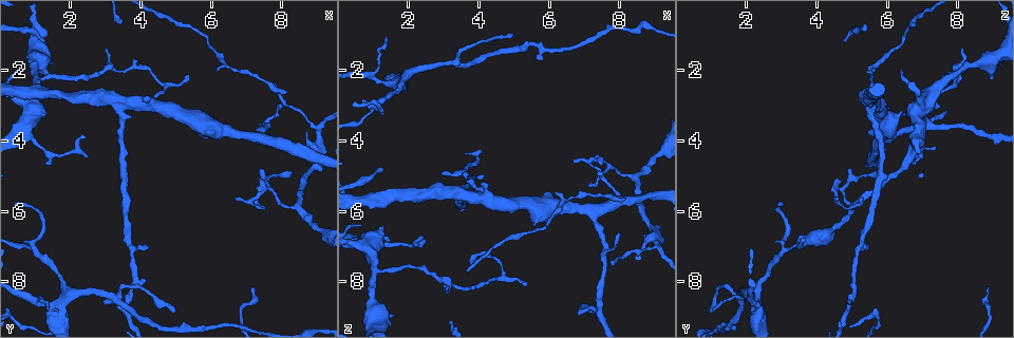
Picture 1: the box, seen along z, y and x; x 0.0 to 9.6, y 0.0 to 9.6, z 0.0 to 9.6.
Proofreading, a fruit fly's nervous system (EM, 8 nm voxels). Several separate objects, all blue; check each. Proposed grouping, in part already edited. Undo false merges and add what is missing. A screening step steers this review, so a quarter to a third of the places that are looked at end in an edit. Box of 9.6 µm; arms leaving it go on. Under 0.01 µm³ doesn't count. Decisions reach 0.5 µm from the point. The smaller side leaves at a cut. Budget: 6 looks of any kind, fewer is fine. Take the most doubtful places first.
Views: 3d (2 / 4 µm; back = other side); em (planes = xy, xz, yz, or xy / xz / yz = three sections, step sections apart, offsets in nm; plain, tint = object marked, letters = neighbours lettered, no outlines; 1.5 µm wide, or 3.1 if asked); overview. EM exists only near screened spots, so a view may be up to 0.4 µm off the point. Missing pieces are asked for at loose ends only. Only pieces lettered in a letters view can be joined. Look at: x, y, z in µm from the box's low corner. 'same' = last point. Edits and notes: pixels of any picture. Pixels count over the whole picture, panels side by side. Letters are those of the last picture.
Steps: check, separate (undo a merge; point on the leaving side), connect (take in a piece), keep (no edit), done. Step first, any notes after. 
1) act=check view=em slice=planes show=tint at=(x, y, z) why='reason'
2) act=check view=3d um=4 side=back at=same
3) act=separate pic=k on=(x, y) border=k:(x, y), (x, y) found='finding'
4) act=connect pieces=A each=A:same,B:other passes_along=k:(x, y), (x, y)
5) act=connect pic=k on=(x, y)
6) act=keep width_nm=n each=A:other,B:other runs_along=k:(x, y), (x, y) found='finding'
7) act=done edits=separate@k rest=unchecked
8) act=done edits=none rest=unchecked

act=check view=em slice=planes show=letters at=(1.05, 2.25, 7.70) why='arms part here'

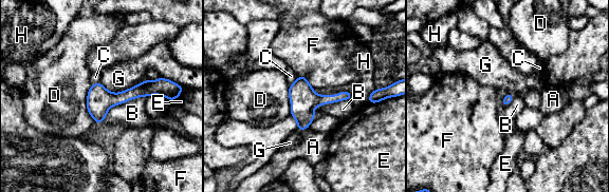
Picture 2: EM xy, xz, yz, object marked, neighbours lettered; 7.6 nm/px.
act=keep each=A:other,B:other,C:other,D:other,E:other,F:other,G:other,H:other found='one neuron here'

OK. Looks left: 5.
act=check view=em um=3.1 slice=planes show=letters at=(4.90, 8.90, 1.00)

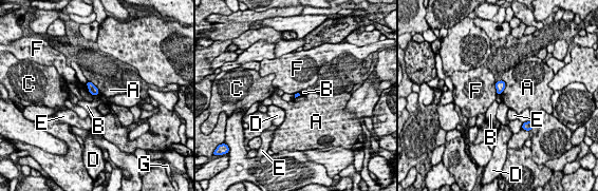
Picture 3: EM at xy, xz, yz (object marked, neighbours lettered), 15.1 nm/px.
act=keep each=A:other,B:other,C:other,D:other,E:other,F:other,G:other border=3:(502, 79), (505, 88), (501, 94) found='none of them fits'

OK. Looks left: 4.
act=check view=em slice=planes show=tint at=(1.30, 8.85, 1.05) why='tapers out'

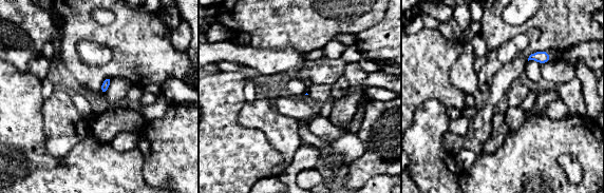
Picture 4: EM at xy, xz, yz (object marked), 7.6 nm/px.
act=check view=em slice=planes show=letters at=same why='see the neighbours'

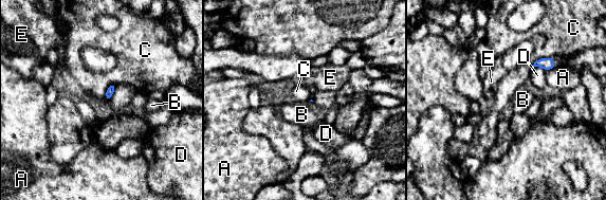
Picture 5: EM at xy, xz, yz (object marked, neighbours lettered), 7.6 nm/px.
act=keep each=A:other,B:other,C:other,D:other,E:other border=5:(551, 56), (538, 58), (532, 67) found='no lettered piece goes on from it'

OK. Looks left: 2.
act=done edits=none rest=unchecked

